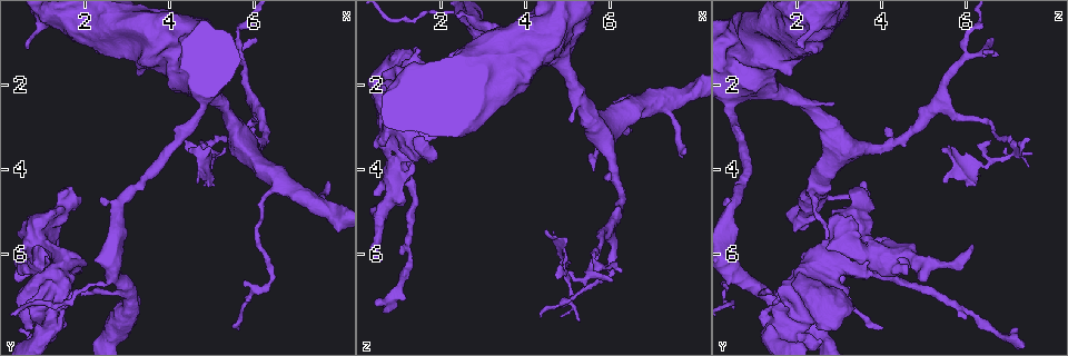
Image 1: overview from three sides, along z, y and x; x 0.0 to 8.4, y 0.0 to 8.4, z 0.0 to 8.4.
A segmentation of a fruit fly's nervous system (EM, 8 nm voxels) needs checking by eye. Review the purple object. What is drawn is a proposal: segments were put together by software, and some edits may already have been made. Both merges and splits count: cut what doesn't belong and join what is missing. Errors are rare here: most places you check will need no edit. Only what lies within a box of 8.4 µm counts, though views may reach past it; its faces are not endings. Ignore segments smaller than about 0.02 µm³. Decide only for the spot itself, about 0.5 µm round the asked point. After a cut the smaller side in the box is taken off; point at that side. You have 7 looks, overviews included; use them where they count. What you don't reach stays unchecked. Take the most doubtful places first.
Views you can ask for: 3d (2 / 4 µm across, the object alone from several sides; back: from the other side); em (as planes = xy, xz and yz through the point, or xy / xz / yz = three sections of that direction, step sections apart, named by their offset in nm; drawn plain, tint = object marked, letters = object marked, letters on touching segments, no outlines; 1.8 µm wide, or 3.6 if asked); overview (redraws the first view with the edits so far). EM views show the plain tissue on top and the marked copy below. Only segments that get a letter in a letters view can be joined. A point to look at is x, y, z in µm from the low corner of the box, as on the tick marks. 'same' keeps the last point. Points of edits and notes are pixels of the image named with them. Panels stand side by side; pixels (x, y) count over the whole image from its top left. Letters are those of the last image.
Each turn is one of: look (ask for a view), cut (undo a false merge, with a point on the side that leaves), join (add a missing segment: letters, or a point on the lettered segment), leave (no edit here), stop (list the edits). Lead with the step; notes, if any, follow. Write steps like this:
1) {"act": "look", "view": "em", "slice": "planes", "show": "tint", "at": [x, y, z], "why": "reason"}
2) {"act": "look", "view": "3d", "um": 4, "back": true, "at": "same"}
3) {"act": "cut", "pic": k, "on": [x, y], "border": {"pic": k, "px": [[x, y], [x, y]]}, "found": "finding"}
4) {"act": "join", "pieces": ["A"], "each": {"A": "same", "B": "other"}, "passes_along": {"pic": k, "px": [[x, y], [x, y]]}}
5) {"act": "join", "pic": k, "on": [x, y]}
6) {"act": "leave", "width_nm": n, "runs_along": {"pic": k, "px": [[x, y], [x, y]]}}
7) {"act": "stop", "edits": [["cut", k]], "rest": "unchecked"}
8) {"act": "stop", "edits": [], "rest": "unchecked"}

{"act": "look", "view": "em", "slice": "yz", "step": 8, "show": "letters", "at": [0.50, 5.75, 6.20], "why": "branch stops here"}

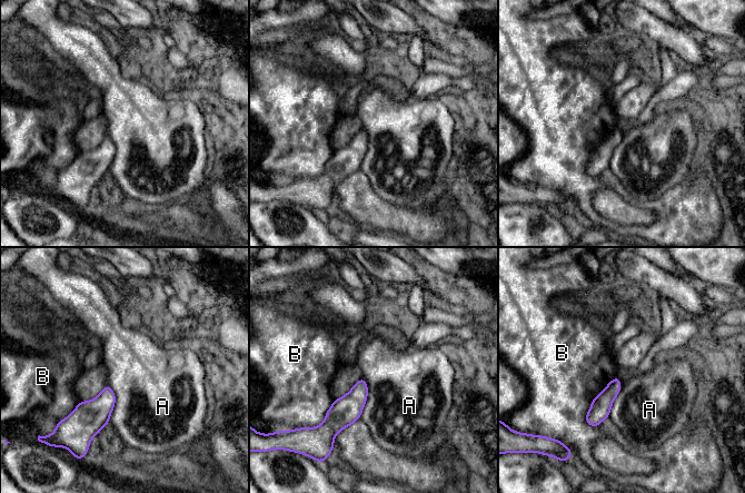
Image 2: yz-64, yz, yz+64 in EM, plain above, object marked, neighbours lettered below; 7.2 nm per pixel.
{"act": "look", "view": "em", "slice": "planes", "show": "letters", "at": "same", "why": "another direction"}

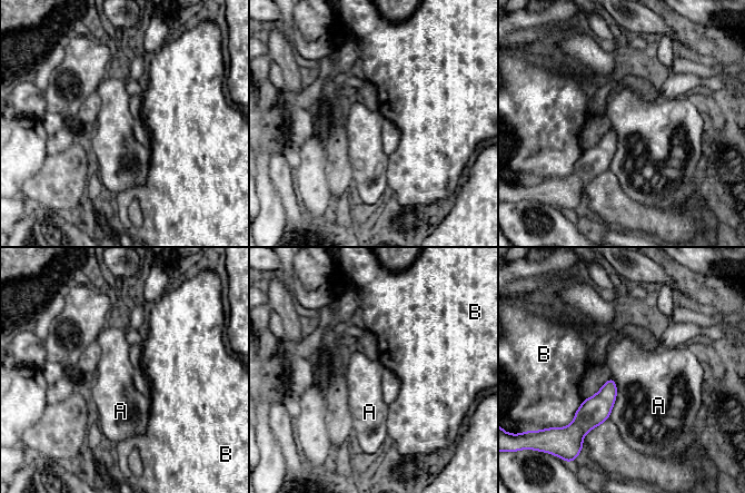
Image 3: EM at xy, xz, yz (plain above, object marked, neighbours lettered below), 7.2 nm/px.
{"act": "leave", "longest_contact_nm": ["A", 320], "each": {"A": "other", "B": "other"}, "border": {"pic": 3, "px": [[612, 376], [616, 398], [608, 418]]}, "found": "none of them fits"}

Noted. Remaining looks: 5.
{"act": "look", "view": "em", "slice": "planes", "show": "tint", "at": [0.85, 5.55, 3.10], "why": "branch point"}

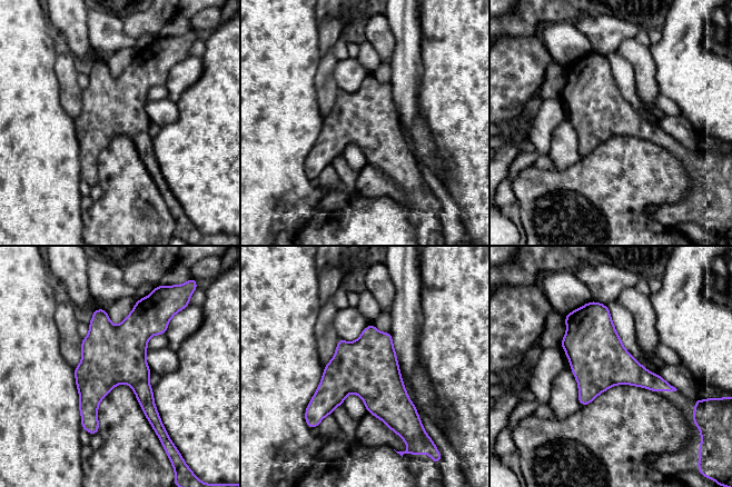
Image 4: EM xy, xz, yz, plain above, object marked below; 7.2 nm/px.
{"act": "look", "view": "em", "slice": "planes", "show": "letters", "at": "same"}

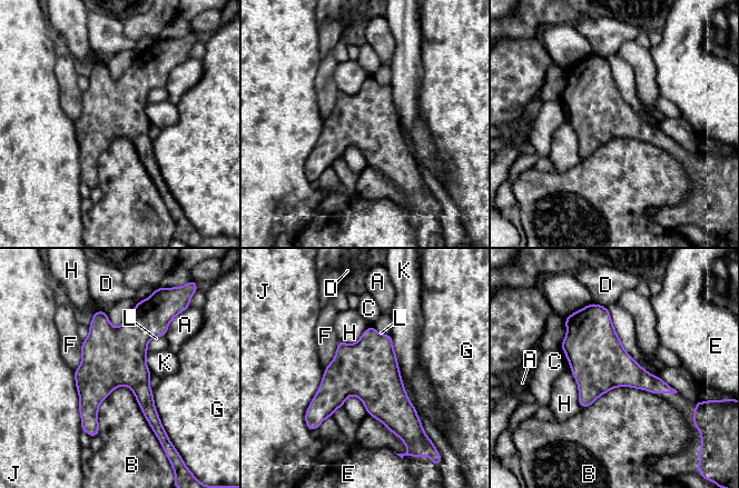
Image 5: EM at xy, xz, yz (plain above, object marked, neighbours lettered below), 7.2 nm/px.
{"act": "leave", "each": {"A": "other", "B": "other", "C": "other", "D": "other", "E": "other", "F": "other", "G": "other", "H": "other", "J": "other", "K": "other", "L": "other"}, "found": "all the same neuron"}

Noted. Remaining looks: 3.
{"act": "look", "view": "3d", "um": 2, "at": [6.05, 0.95, 6.65], "why": "branch stops here"}

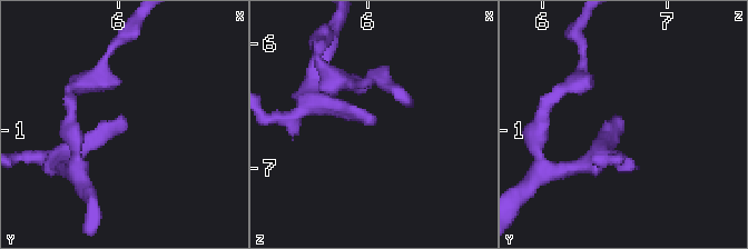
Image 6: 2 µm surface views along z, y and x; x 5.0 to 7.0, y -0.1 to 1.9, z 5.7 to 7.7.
{"act": "look", "view": "em", "slice": "planes", "show": "letters", "at": [6.08, 0.92, 6.58]}

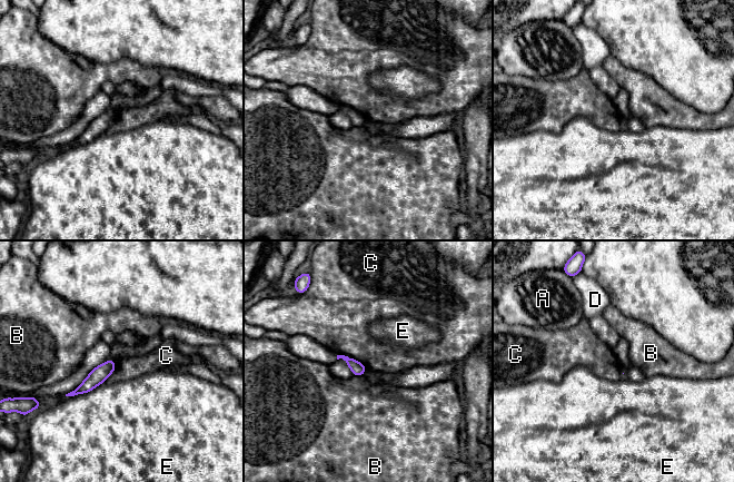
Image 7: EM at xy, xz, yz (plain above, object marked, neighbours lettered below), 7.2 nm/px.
{"act": "leave", "longest_contact_nm": ["E", 300], "each": {"A": "other", "B": "other", "C": "other", "D": "other", "E": "other"}, "border": {"pic": 7, "px": [[337, 354], [350, 356], [367, 367]]}, "found": "none of them fits"}

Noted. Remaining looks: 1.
{"act": "stop", "edits": [], "rest": "unchecked"}

